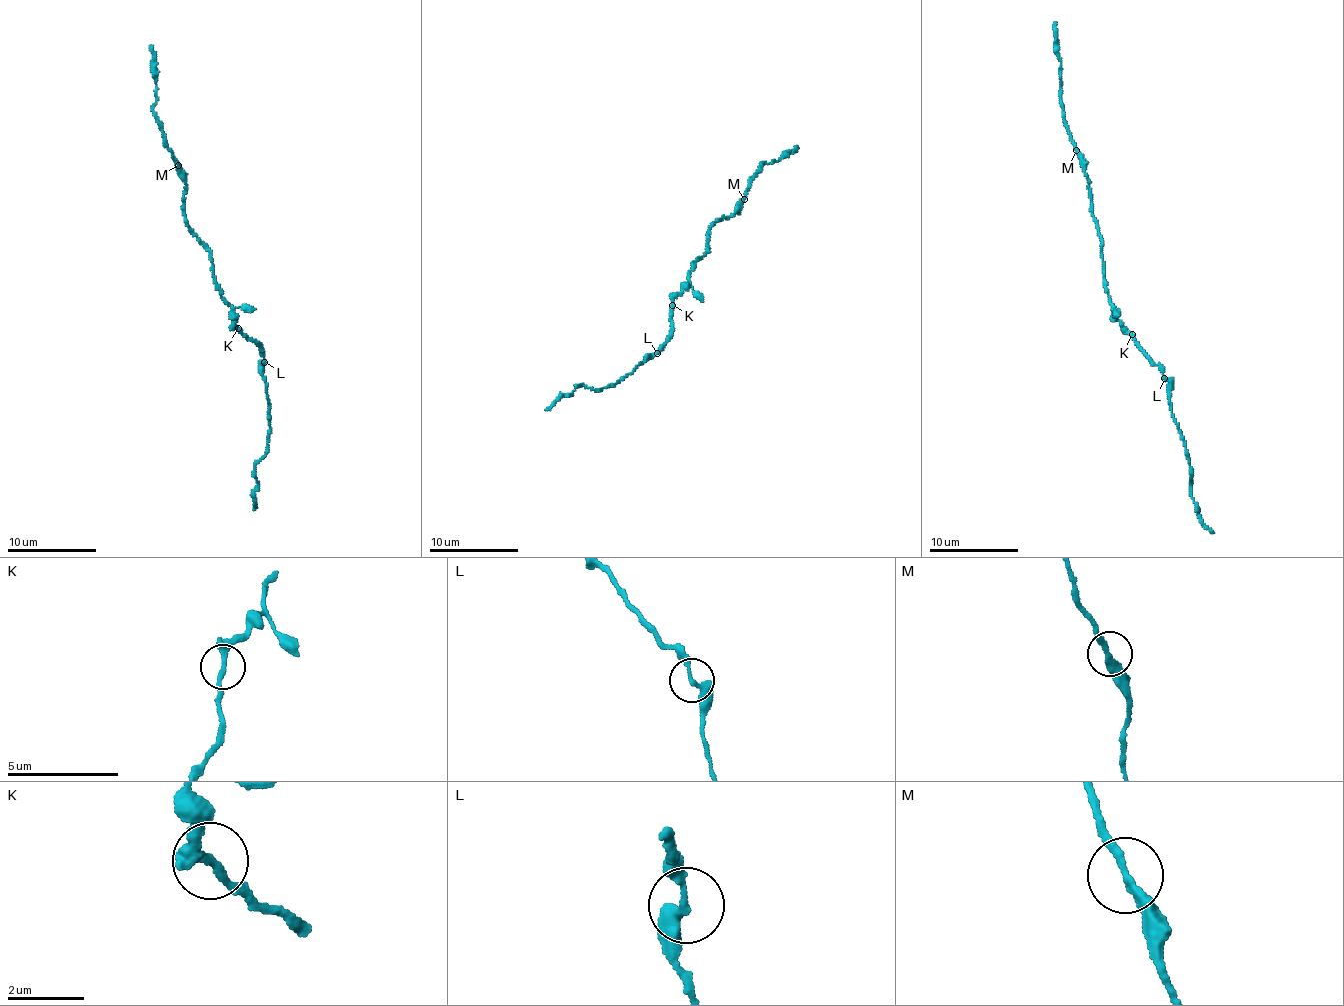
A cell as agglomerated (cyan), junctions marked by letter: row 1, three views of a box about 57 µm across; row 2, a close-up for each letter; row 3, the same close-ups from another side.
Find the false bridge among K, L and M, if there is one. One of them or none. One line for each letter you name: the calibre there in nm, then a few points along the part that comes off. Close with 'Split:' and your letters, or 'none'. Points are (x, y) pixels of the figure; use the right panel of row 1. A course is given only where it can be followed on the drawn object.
Split: none

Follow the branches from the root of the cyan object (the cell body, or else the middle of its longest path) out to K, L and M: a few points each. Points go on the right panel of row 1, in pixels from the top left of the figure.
K: (1108, 292), (1112, 313), (1132, 334)
L: (1108, 292), (1112, 313), (1120, 325), (1130, 332), (1165, 379)
M: (1108, 292), (1089, 180), (1084, 173), (1084, 162), (1076, 150)

